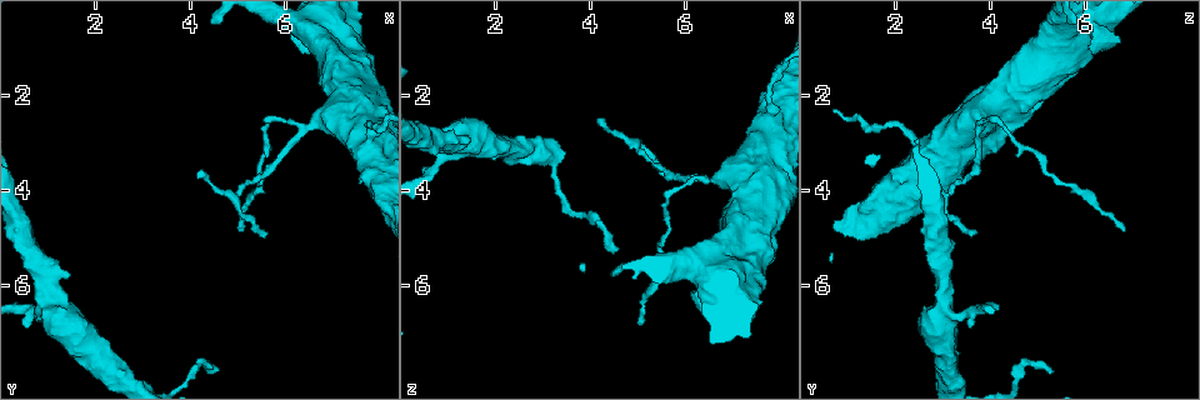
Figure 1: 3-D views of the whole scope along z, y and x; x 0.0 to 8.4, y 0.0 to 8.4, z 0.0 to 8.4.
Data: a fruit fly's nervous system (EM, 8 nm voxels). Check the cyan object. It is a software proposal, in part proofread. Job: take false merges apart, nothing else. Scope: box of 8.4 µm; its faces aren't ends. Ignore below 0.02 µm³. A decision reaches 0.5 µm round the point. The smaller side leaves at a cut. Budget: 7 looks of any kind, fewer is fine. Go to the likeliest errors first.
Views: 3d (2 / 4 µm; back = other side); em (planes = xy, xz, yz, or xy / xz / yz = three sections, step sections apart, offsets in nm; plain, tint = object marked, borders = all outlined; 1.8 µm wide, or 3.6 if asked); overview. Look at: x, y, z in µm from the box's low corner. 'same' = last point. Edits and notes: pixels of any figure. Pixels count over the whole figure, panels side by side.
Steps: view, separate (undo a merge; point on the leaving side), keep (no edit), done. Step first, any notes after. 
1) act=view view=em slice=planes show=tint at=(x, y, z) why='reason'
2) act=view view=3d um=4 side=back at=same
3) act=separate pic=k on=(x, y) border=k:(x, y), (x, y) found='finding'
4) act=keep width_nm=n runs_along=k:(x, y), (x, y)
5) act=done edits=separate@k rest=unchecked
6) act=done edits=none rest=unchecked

act=view view=em um=3.6 slice=planes show=borders at=(7.20, 1.00, 5.85) why='abrupt turn'

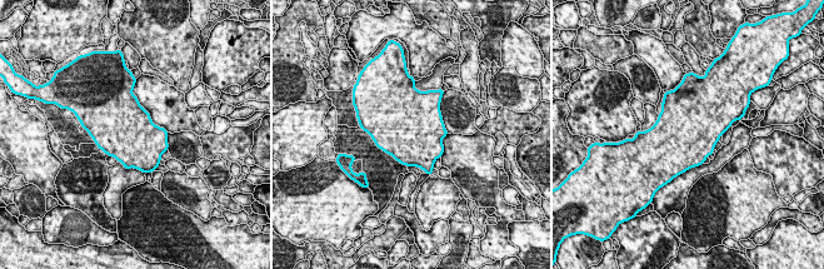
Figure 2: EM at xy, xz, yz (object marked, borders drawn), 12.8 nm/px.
act=keep width_nm=750 found='all the same neuron'

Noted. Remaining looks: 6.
act=view view=3d um=2 at=(6.45, 2.70, 3.75) why='abrupt turn'

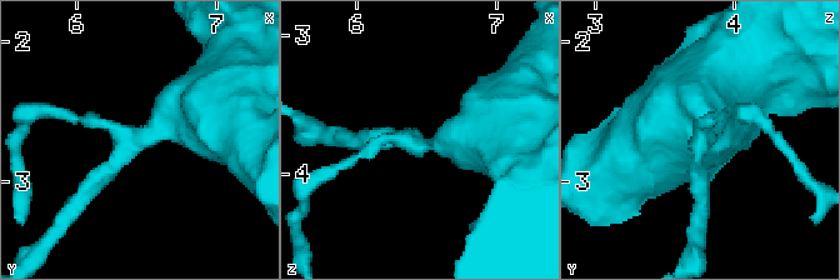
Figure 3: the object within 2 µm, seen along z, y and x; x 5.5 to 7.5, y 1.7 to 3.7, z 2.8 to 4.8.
act=view view=em slice=xz step=16 show=tint at=(6.42, 2.66, 3.78) why='need the tissue'

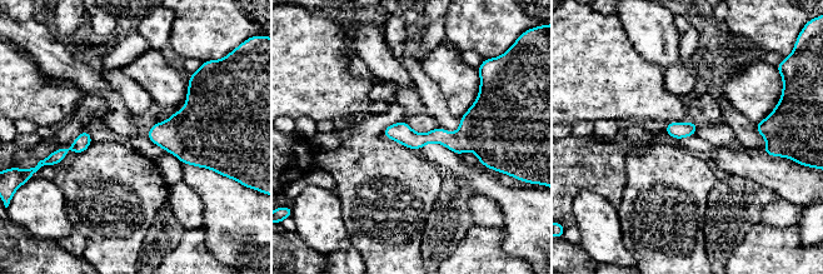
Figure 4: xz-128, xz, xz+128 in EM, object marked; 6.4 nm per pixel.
act=keep runs_along=4:(487, 129), (468, 138), (387, 131) found='one neuron here'

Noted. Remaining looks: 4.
act=view view=em slice=xz step=16 show=tint at=(7.80, 3.20, 2.65) why='thick turns thin'

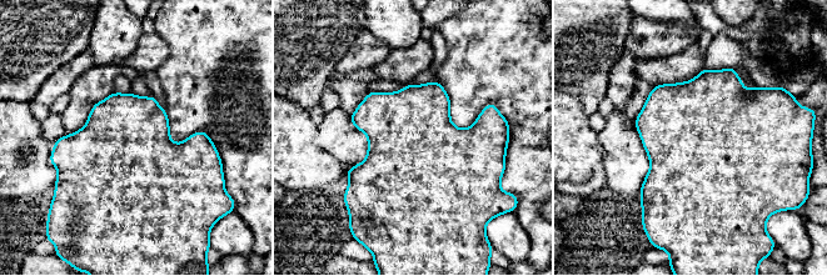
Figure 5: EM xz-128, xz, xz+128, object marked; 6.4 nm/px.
act=view view=em slice=xy step=8 show=tint at=same

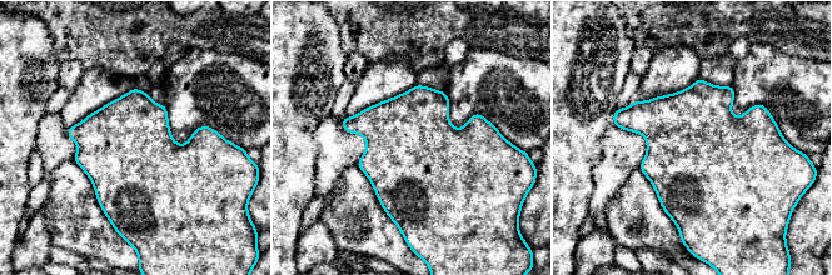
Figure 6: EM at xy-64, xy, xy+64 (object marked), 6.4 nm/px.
act=keep width_nm=600 found='all the same neuron'

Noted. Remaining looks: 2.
act=done edits=none rest=unchecked

